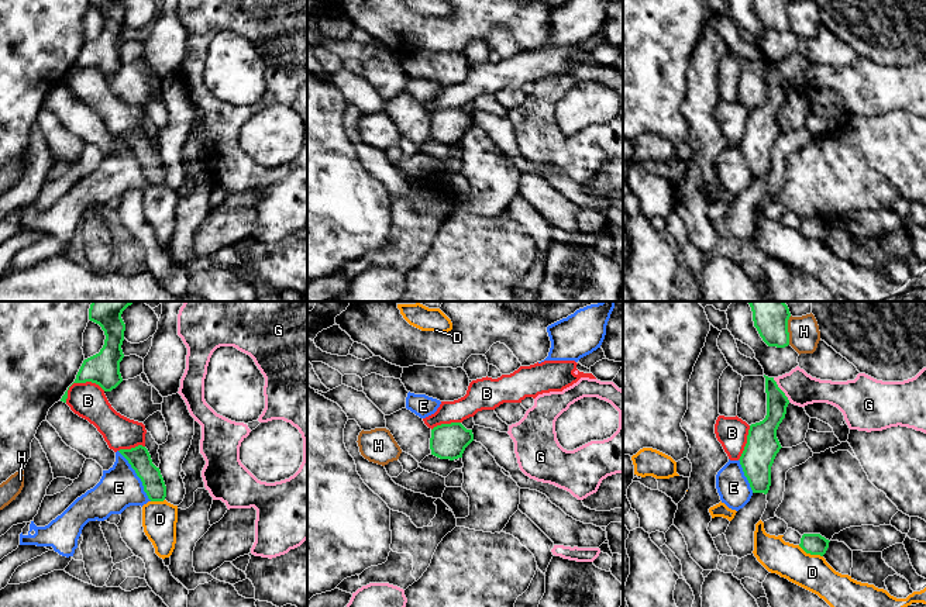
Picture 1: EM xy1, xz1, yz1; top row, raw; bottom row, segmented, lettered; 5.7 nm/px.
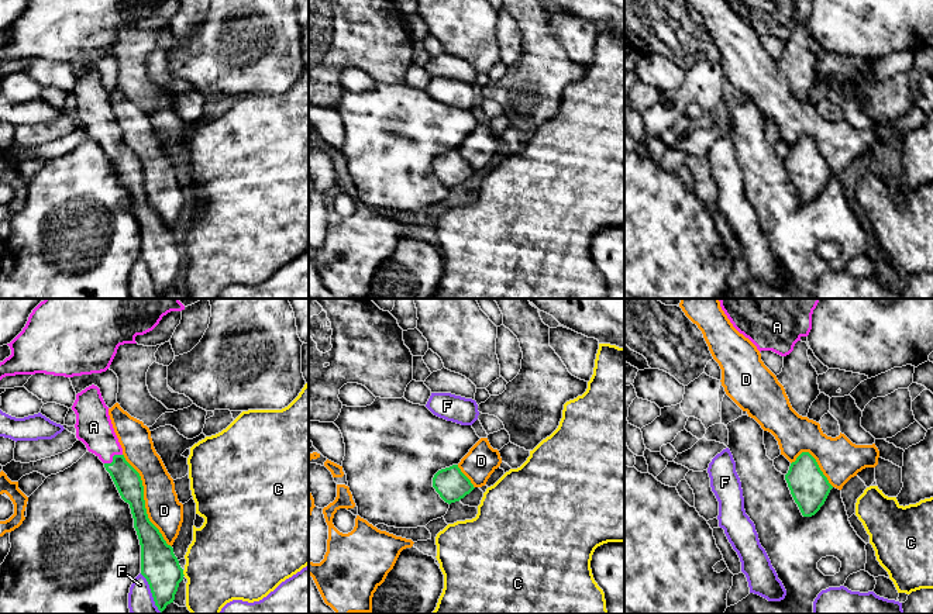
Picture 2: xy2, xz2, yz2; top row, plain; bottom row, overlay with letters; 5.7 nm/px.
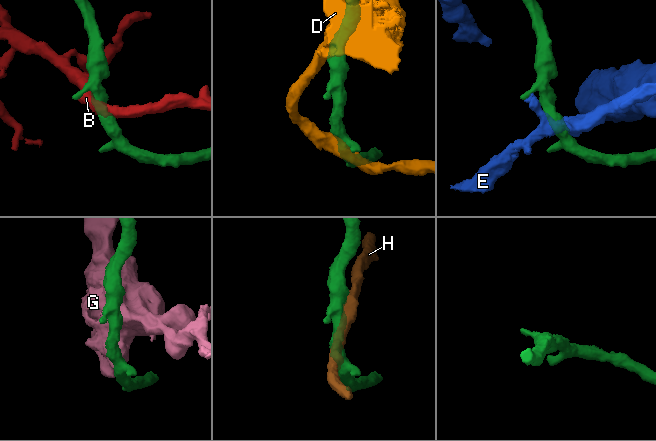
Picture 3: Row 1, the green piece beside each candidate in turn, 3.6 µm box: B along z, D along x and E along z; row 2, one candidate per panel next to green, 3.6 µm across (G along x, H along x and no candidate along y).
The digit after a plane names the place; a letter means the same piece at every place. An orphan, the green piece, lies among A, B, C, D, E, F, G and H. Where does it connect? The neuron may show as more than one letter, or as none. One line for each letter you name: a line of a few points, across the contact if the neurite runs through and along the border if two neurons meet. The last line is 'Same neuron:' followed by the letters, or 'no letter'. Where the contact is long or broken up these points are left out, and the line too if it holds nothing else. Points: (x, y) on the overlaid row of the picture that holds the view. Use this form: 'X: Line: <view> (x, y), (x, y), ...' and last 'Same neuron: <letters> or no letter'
A: Line: xy2 (127, 480), (113, 458), (93, 427)
Same neuron: A

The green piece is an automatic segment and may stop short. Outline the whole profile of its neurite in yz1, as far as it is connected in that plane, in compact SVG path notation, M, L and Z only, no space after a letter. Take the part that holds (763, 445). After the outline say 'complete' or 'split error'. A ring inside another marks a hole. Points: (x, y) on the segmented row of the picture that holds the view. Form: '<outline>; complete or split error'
M765 375L764 377L767 415L763 421L750 425L747 444L739 461L753 493L767 494L771 486L771 466L782 448L777 430L785 418L789 400L774 377Z; complete

